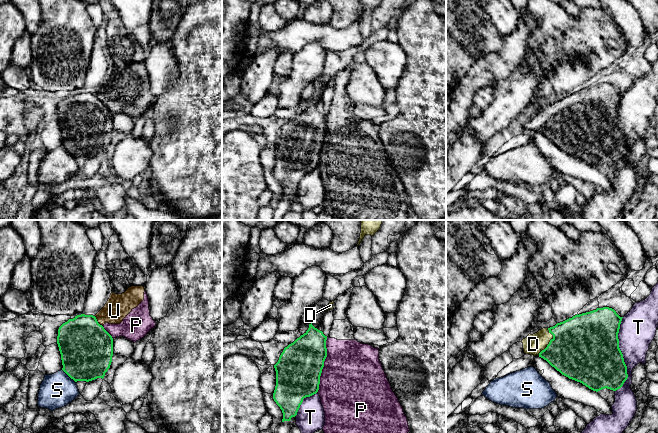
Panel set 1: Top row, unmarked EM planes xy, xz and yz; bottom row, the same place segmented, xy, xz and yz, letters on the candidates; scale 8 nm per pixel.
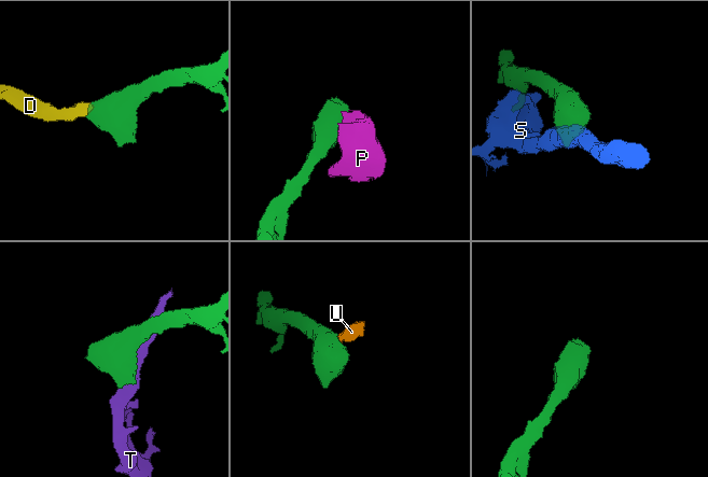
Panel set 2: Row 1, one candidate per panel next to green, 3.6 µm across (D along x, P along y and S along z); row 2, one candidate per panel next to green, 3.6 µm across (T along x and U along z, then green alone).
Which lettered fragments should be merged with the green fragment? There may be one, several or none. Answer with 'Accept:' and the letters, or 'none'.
Accept: D

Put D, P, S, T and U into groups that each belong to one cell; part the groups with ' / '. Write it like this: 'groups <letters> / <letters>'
groups D / P U / S / T

